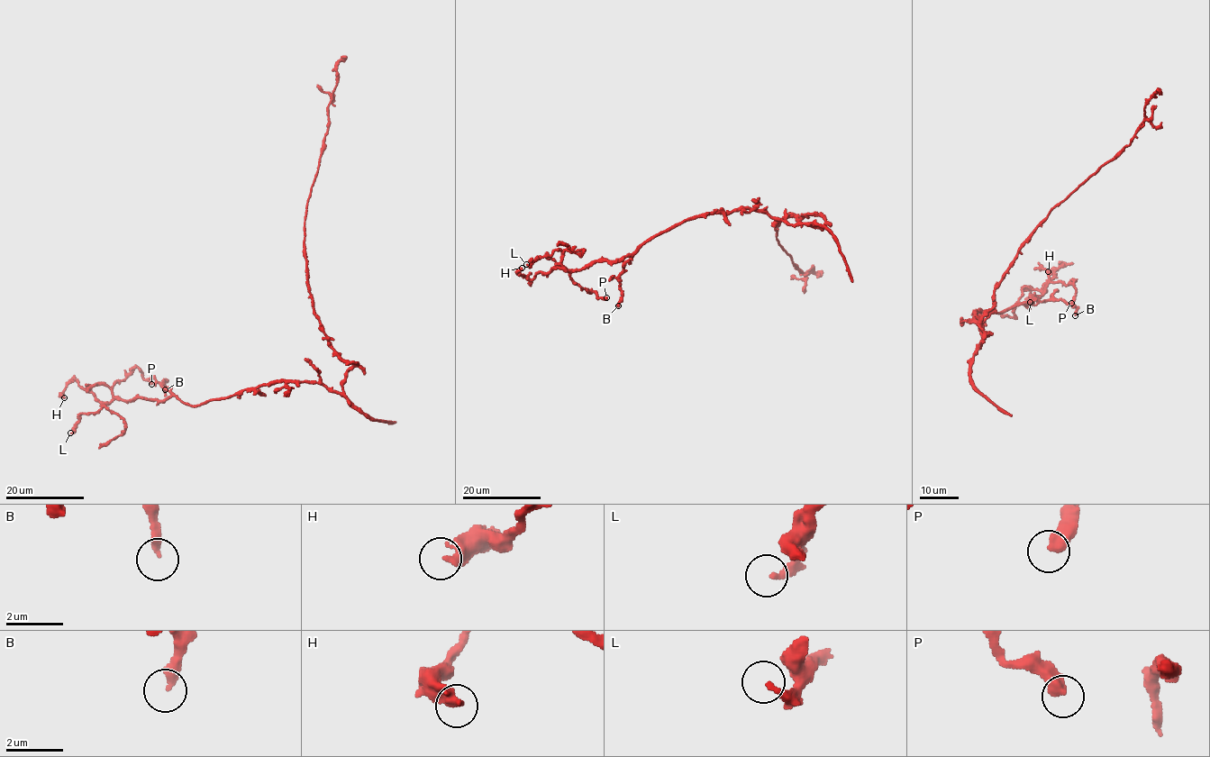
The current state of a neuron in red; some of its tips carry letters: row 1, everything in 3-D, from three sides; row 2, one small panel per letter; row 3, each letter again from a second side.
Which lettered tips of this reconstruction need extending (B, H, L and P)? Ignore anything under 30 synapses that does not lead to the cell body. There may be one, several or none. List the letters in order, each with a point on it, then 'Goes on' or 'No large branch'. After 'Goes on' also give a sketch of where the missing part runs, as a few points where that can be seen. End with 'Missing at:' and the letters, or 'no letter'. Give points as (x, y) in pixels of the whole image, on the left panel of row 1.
B: Place: (165, 389). No large branch
H: Place: (64, 397). No large branch
L: Place: (70, 433). No large branch
P: Place: (151, 384). No large branch
Missing at: no letter

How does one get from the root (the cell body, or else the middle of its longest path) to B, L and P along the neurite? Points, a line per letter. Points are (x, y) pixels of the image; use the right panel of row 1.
B: (983, 342), (978, 350), (980, 308), (999, 313), (1065, 300), (1075, 315)
L: (983, 342), (978, 350), (976, 309), (1029, 305), (1044, 291), (1023, 287), (1031, 287), (1030, 302)
P: (983, 342), (978, 350), (982, 336), (976, 309), (999, 313), (1029, 305), (1050, 283), (1073, 280), (1071, 303)

